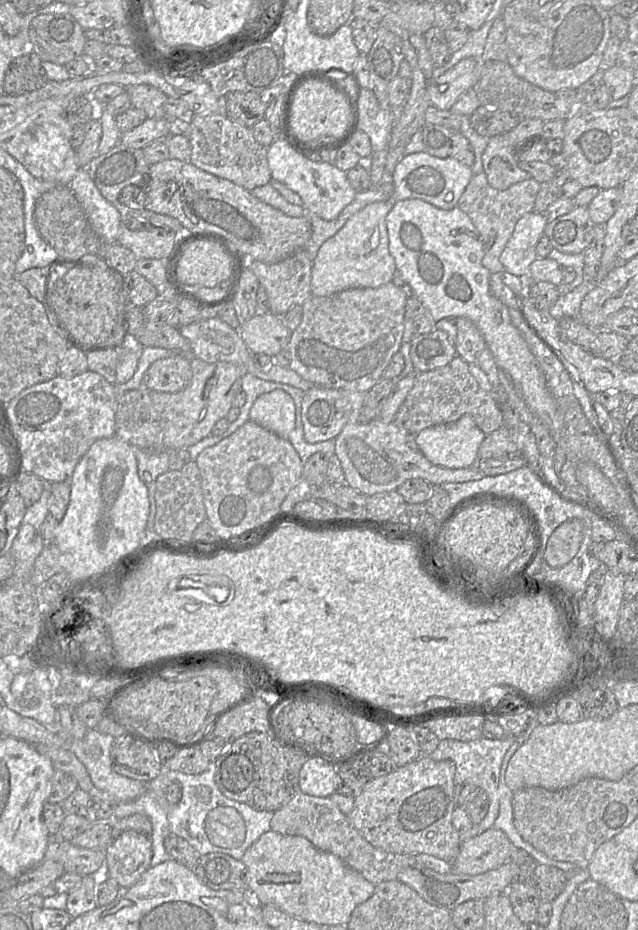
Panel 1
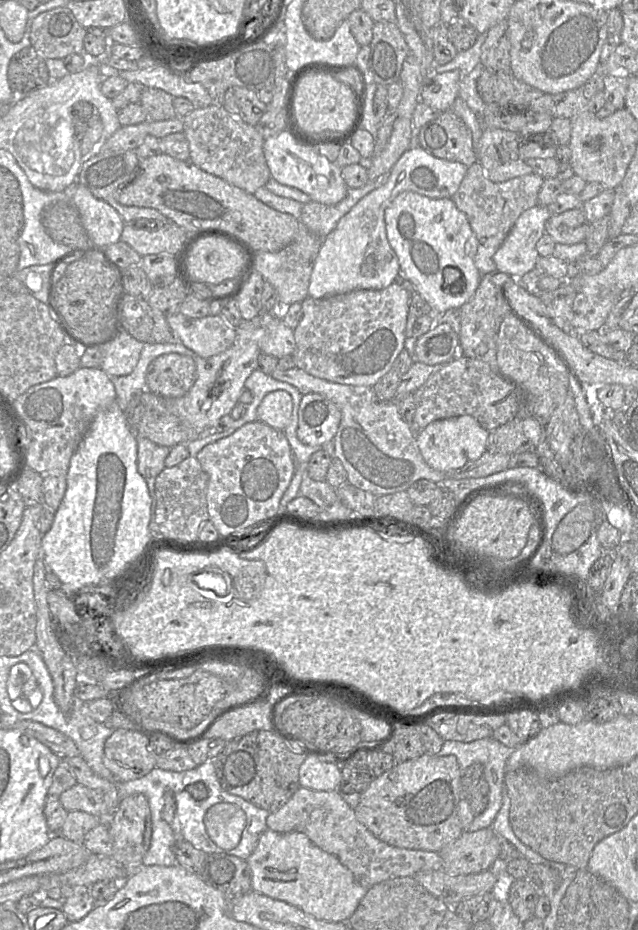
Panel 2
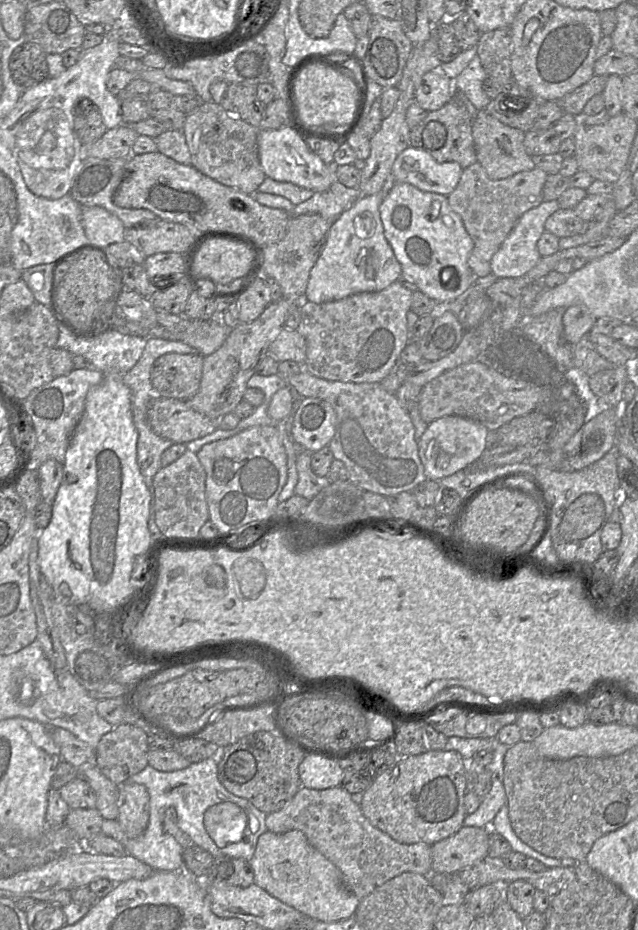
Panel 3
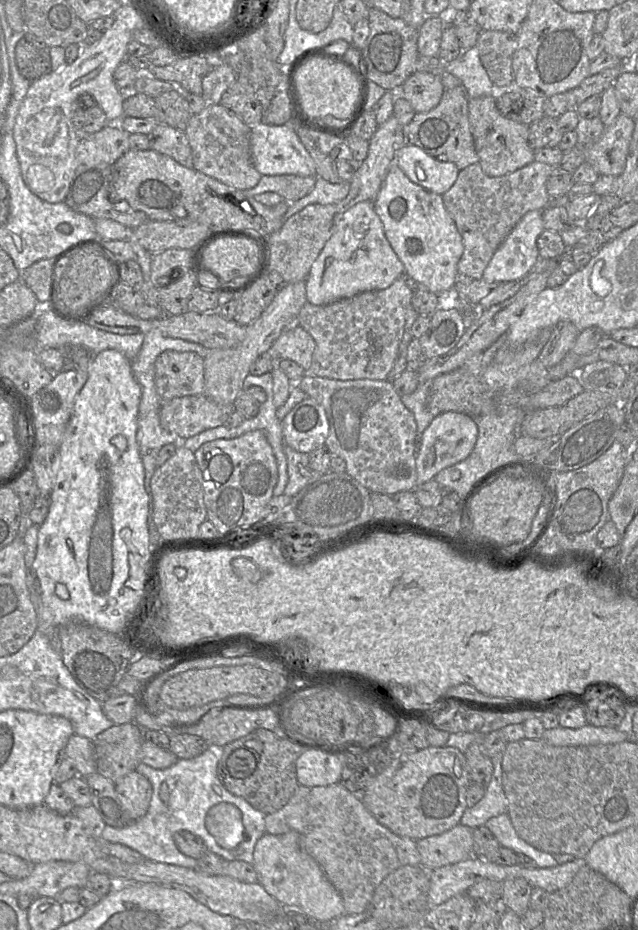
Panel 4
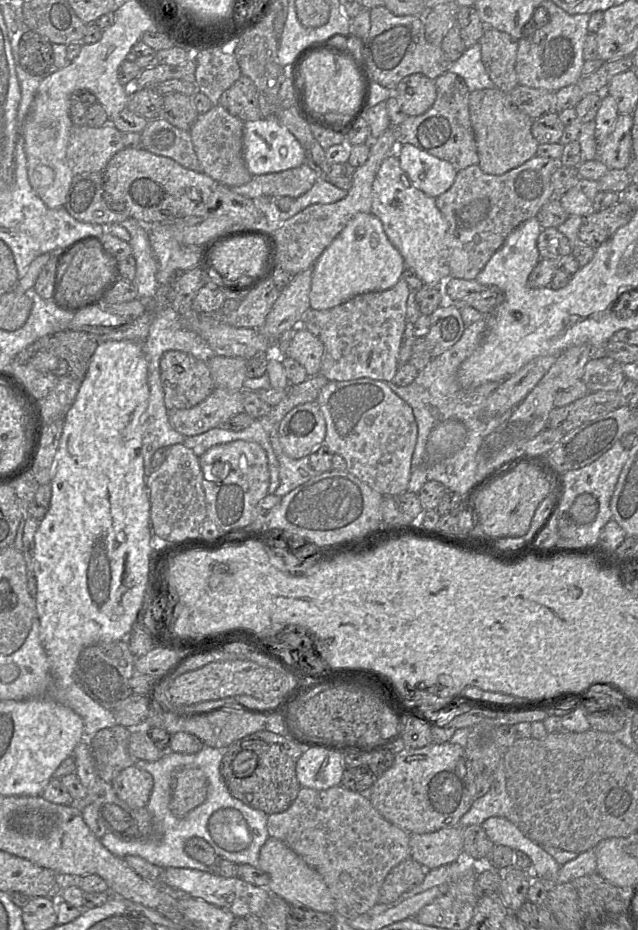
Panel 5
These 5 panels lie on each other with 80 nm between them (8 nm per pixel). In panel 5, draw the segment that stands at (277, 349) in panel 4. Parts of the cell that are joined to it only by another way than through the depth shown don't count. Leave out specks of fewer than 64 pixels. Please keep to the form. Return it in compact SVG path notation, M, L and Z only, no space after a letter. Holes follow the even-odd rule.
M297 326L285 355L300 363L311 377L320 373L323 352L320 339L306 328Z

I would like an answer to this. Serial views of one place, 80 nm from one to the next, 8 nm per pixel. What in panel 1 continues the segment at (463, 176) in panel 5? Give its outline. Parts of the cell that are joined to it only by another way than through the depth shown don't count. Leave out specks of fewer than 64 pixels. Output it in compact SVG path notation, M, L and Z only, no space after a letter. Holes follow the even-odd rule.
M484 172L472 176L458 201L458 207L471 219L480 233L484 256L482 264L491 272L503 272L500 255L509 241L518 220L534 210L540 183L533 178L517 182L505 190L492 187Z

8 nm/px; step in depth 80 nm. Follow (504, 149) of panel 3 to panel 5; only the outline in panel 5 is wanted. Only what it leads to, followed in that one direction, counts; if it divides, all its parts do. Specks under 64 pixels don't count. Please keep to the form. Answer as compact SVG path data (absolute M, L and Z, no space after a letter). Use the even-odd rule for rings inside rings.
M497 87L470 92L469 112L475 133L478 165L483 172L501 175L536 155L539 143L534 138L531 128L535 119L516 105L509 104L508 92L503 92Z

